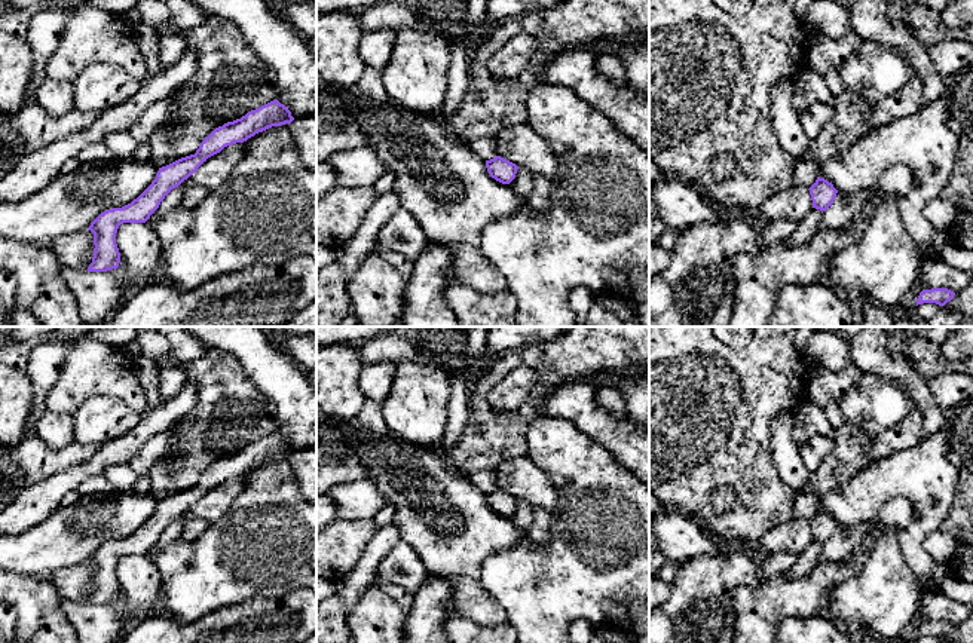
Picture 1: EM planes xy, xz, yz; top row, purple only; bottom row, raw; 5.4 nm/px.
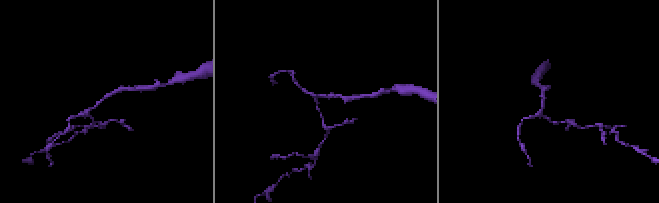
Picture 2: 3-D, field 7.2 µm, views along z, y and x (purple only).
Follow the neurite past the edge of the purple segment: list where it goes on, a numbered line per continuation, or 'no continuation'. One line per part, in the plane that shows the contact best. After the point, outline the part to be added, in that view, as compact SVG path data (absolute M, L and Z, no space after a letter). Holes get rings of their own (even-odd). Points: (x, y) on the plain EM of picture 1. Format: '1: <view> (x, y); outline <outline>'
no continuation

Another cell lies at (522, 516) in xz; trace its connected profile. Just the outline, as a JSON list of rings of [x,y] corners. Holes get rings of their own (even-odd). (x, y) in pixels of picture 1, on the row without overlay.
[[[524,500],[517,502],[515,511],[510,515],[518,529],[526,530],[533,521],[530,505]]]

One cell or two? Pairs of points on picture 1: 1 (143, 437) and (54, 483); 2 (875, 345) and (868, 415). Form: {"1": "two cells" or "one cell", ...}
{"1": "one cell", "2": "two cells"}

